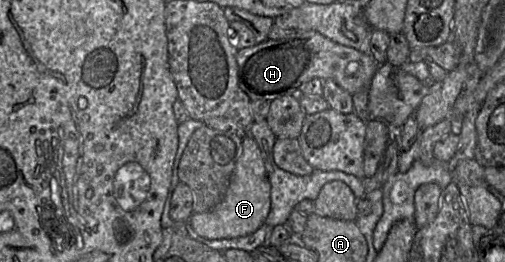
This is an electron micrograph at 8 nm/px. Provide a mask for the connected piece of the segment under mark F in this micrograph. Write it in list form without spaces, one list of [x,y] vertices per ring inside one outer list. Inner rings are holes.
[[[250,136],[242,138],[242,154],[231,175],[222,201],[211,211],[193,213],[187,224],[208,240],[233,239],[250,235],[264,225],[271,207],[271,186],[265,160],[257,142]]]

